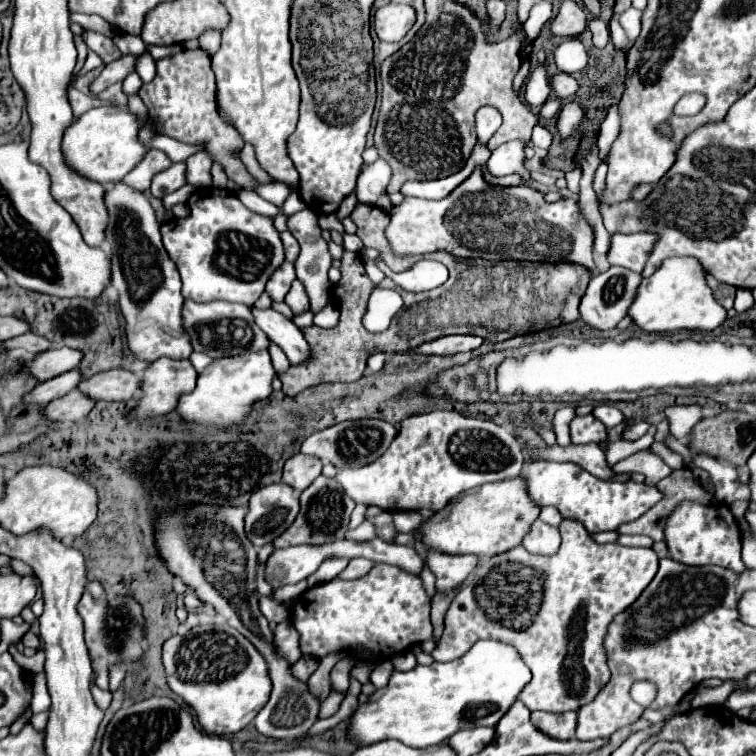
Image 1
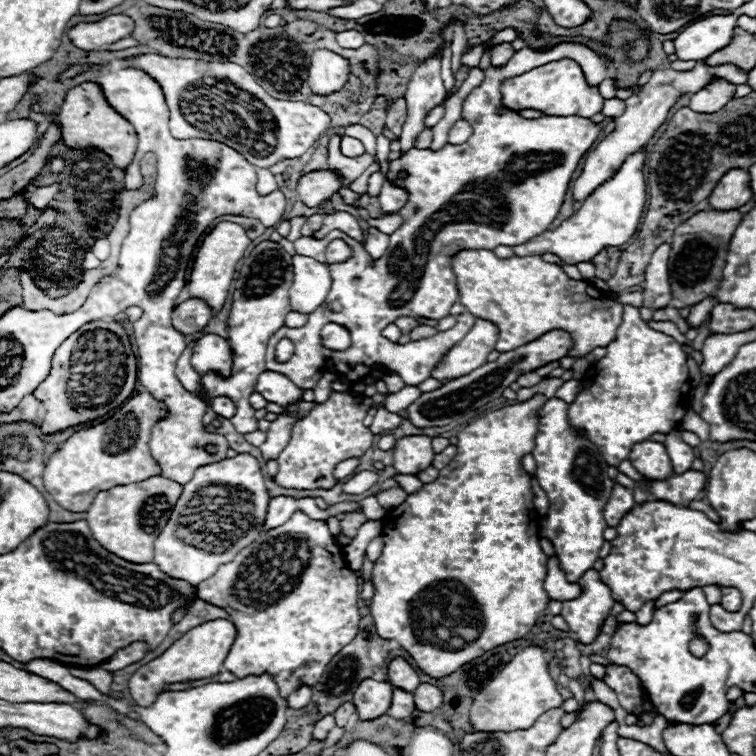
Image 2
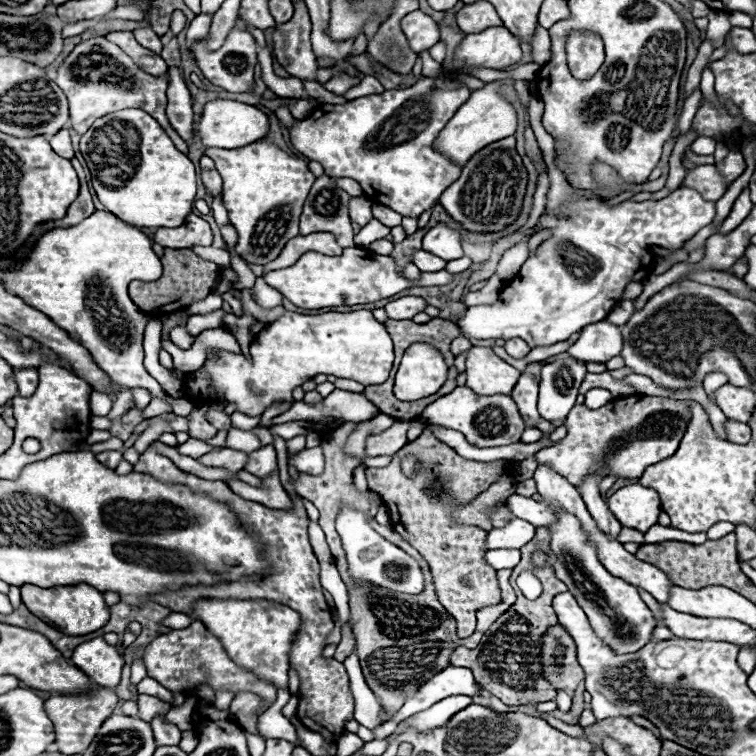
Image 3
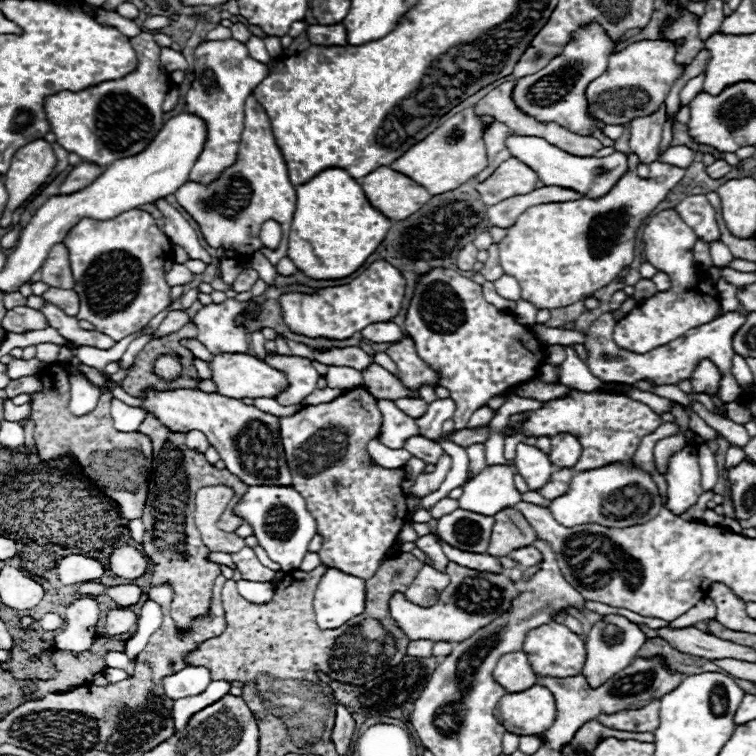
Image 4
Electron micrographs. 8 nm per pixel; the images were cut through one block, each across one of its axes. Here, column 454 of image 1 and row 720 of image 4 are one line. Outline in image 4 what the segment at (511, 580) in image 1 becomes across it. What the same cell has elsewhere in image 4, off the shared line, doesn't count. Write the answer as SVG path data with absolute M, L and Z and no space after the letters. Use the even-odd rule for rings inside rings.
M652 700L650 704L638 710L620 710L616 714L600 714L596 720L614 730L654 732L658 726L658 706L660 706L660 700Z

